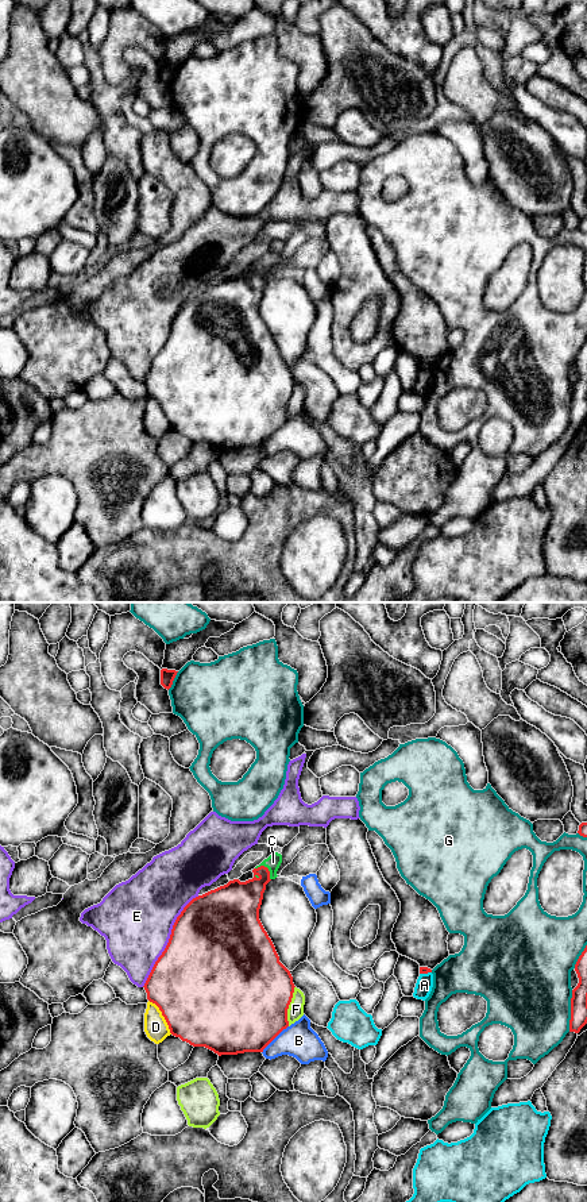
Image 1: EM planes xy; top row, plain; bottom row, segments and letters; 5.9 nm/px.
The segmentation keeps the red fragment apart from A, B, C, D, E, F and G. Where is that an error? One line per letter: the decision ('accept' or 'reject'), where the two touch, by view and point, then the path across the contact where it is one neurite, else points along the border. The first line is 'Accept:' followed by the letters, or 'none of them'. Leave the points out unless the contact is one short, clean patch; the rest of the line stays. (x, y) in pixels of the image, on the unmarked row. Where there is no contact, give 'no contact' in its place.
Accept: C
A: reject | xy (425, 368)
B: reject | xy (274, 432)
C: accept | xy (267, 264) | across xy (240, 296), (258, 278), (267, 264), (273, 257)
D: reject | xy (162, 409)
E: reject | xy (169, 335)
F: reject | xy (288, 401)
G: reject | xy (571, 405)

